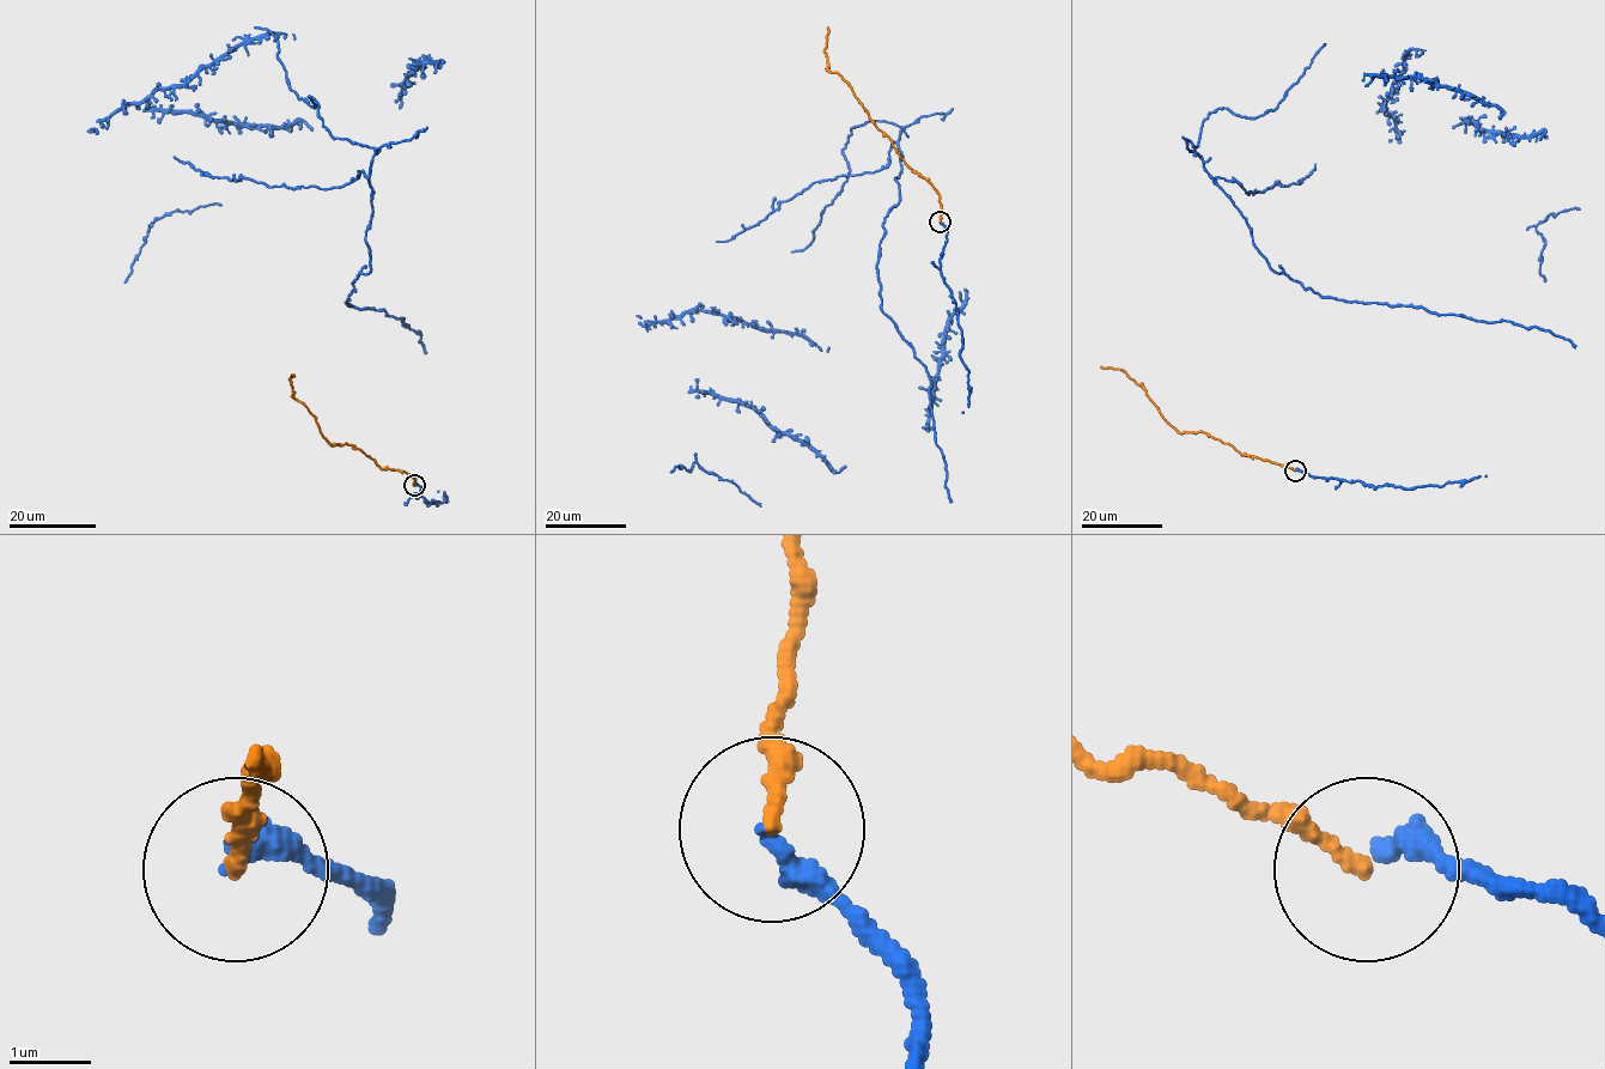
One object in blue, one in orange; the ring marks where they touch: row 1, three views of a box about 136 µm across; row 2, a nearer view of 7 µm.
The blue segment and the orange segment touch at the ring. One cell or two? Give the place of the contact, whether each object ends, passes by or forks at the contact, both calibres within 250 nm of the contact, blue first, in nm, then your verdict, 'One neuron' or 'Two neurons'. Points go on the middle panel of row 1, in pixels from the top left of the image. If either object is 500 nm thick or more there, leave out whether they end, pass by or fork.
Place: (940, 222). At the ring blue ends. At the ring orange ends. Thickness 260 nm (blue) against 190 nm. One neuron

